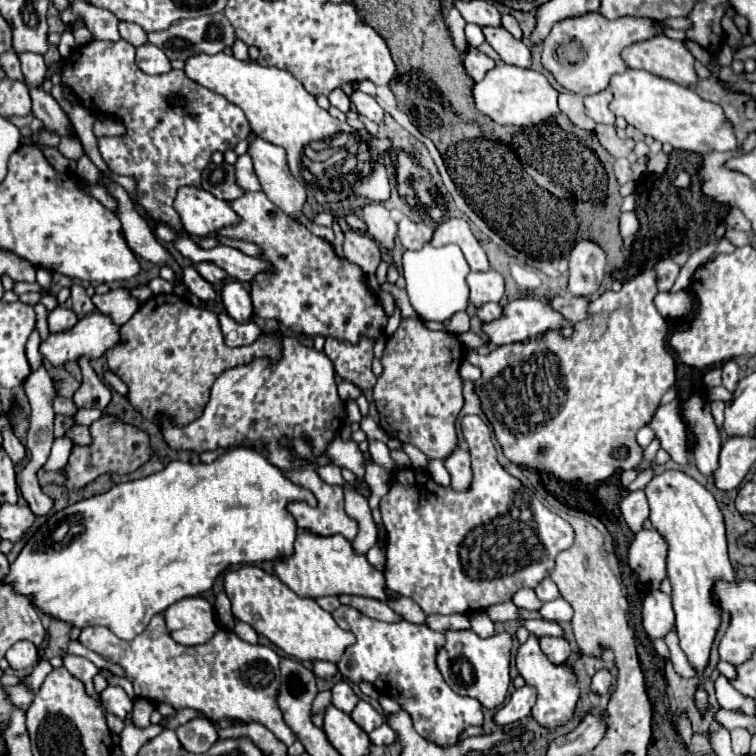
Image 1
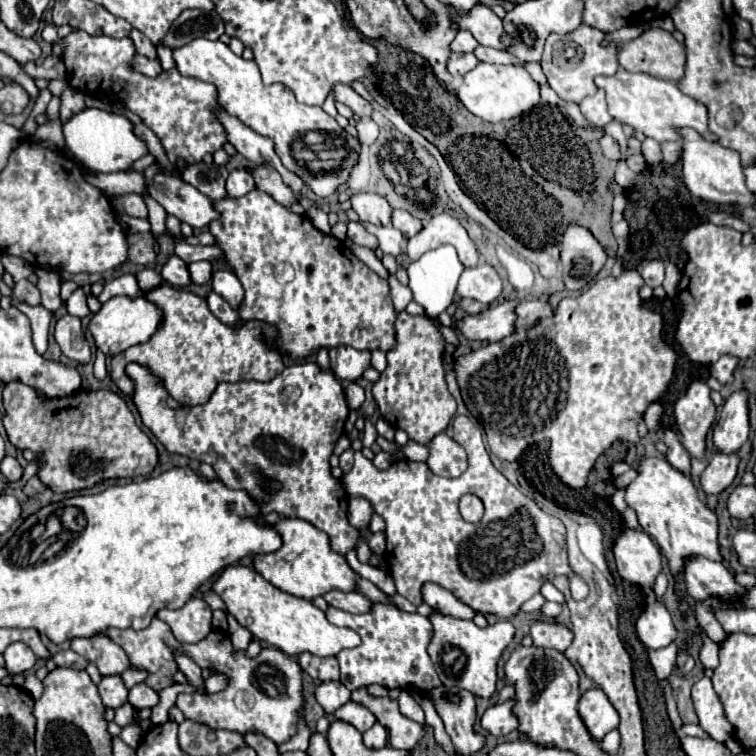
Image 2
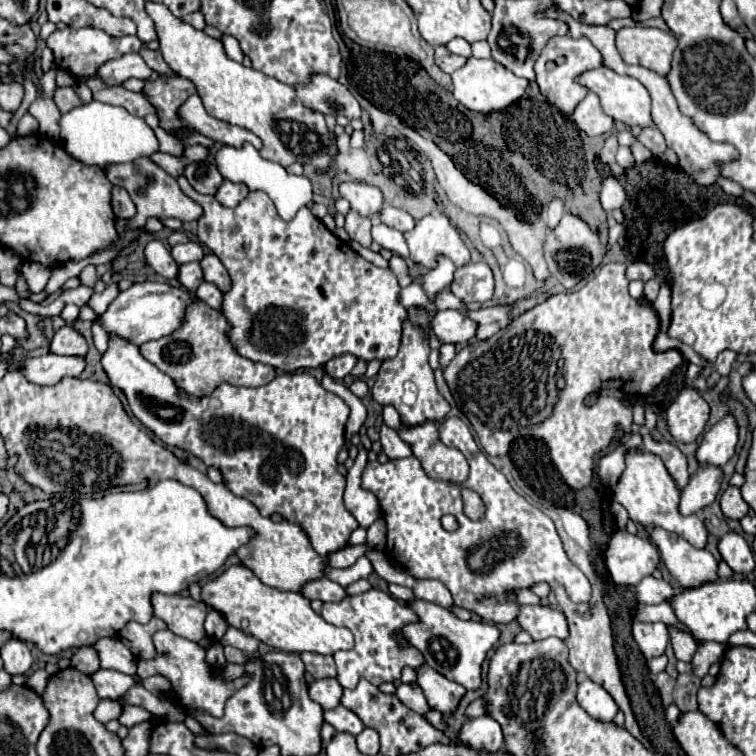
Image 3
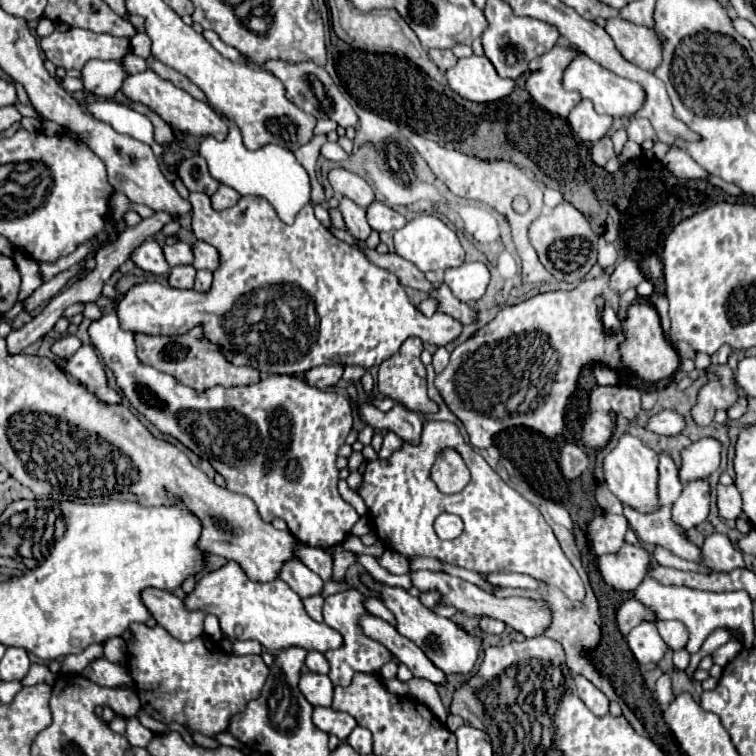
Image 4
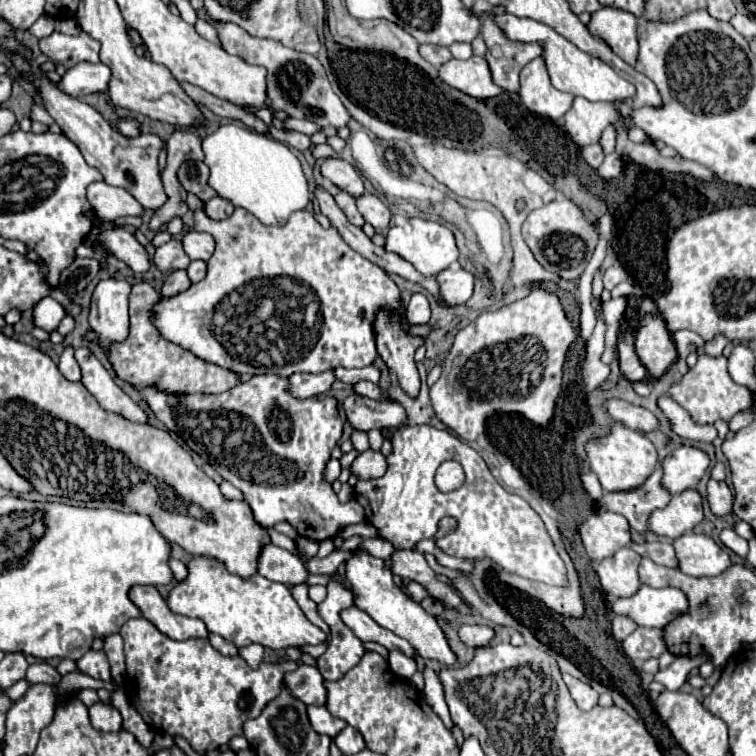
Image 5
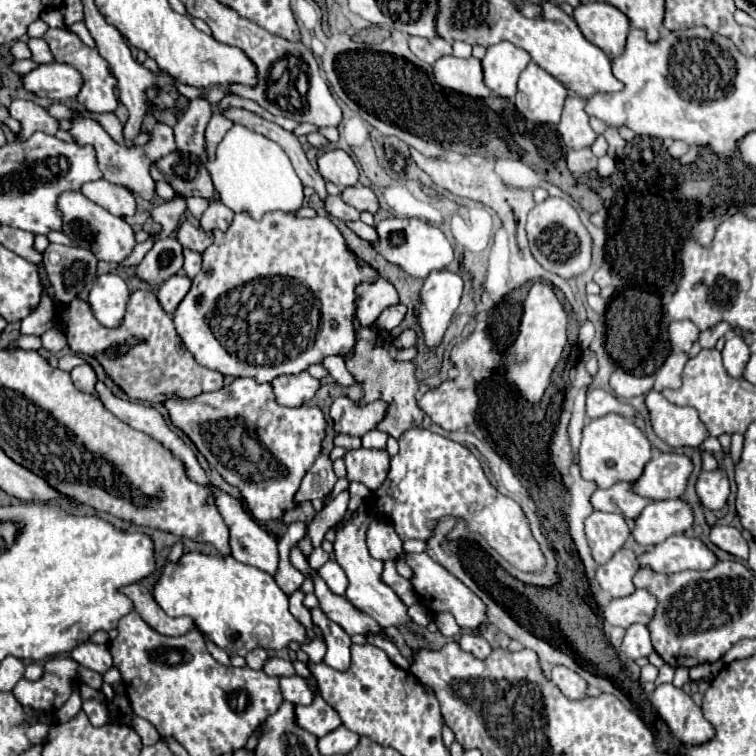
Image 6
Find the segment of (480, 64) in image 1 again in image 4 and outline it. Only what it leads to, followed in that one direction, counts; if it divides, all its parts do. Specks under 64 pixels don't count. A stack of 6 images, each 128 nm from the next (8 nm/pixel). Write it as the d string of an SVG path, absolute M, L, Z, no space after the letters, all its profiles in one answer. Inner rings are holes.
M430 50L428 54L430 54L432 62L434 62L442 72L446 72L448 68L452 68L452 66L456 64L456 56L452 54L452 50Z

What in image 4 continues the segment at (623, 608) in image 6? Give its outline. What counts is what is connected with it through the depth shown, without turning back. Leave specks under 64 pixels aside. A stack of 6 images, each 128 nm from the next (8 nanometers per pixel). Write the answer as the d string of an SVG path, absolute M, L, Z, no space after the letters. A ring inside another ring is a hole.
M646 578L636 590L634 598L642 602L648 610L654 612L656 620L680 620L686 624L689 633L685 646L690 654L696 654L702 646L702 642L708 638L708 634L716 628L740 628L743 634L745 648L754 646L754 626L752 626L752 600L746 592L704 592L704 590L692 590L686 586L662 586L654 578Z

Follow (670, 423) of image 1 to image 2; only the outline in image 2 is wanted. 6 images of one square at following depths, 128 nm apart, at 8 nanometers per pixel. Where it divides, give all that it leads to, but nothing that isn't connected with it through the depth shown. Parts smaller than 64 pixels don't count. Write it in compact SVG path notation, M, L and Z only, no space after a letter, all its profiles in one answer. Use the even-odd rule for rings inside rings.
M666 430L664 432L664 442L668 446L666 450L666 460L680 472L684 472L684 476L690 476L690 454L684 450L684 446L678 440L678 434L674 430Z

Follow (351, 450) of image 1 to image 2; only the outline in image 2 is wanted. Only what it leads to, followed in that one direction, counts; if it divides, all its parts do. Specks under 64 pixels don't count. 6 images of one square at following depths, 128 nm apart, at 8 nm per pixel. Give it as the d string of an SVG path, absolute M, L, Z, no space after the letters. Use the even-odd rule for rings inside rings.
M456 416L452 422L452 440L466 448L468 454L468 470L458 478L438 478L430 472L422 462L410 460L394 460L390 468L378 470L372 460L368 460L362 452L354 452L354 470L342 476L342 484L348 496L368 498L374 510L386 522L386 562L390 574L394 578L398 594L408 598L414 606L422 602L420 588L424 582L436 582L442 588L450 590L462 604L470 606L480 614L494 614L498 618L512 618L520 612L520 606L532 598L542 582L554 580L556 576L568 576L572 598L584 600L588 596L588 584L580 576L576 576L568 564L566 556L566 528L564 524L542 512L534 500L524 496L518 488L514 488L490 462L486 445L482 442L482 429L474 418ZM462 494L476 494L484 502L484 516L480 524L466 522L458 512L458 500Z

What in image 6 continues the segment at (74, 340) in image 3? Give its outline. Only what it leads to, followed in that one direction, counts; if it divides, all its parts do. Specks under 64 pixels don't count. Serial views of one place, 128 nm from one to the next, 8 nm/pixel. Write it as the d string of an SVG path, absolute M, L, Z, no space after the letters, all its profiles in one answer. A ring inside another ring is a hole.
M90 364L76 366L76 368L70 372L70 376L72 376L72 382L74 382L76 388L80 388L82 392L88 392L88 394L92 394L92 396L96 396L96 386L94 386L96 374L94 374L94 370L92 370Z

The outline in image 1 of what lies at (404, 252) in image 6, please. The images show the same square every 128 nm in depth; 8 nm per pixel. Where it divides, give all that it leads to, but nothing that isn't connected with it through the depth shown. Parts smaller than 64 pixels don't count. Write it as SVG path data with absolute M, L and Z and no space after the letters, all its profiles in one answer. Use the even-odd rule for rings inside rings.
M446 218L442 220L436 230L434 236L430 240L432 246L444 246L444 244L458 244L460 250L464 252L470 268L474 272L484 272L490 268L488 258L480 246L480 242L474 238L474 234L470 232L470 226L466 220L462 218Z

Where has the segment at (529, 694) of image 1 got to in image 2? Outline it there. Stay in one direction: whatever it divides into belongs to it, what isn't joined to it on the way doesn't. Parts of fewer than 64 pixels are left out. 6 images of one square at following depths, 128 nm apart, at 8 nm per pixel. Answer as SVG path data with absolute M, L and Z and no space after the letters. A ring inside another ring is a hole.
M508 700L504 704L498 704L498 706L490 706L484 714L482 714L482 728L486 732L490 732L494 738L500 738L500 736L508 736L516 726L518 726L518 720L512 716L512 704L514 700Z

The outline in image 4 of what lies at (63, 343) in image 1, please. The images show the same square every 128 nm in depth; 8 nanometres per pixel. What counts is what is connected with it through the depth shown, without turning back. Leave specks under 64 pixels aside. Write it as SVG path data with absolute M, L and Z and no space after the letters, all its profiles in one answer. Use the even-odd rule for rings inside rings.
M192 192L190 194L190 204L192 204L192 230L196 234L198 240L204 240L204 242L210 242L218 252L220 252L220 266L216 268L214 272L214 282L212 282L212 288L208 292L196 292L196 290L178 290L178 288L170 288L170 286L164 286L160 282L144 282L144 284L138 284L134 286L132 290L128 290L124 294L124 300L118 304L118 318L120 318L120 324L124 330L130 330L130 332L144 332L144 334L160 334L160 336L180 336L184 332L190 332L192 328L200 326L202 332L204 332L204 338L210 340L212 344L216 344L220 348L220 352L226 356L228 362L236 364L236 366L250 366L250 368L256 368L262 376L268 376L268 374L302 374L310 368L318 368L318 366L324 366L324 364L342 364L342 366L362 366L362 368L372 368L372 366L378 366L382 360L386 360L388 356L392 356L400 344L408 338L420 338L422 342L428 342L428 344L434 344L434 346L444 346L448 342L452 342L454 338L460 336L462 332L462 324L458 320L454 320L452 316L448 314L442 314L442 312L436 312L432 318L426 318L422 316L416 306L410 304L406 292L404 292L404 286L398 282L398 278L384 270L384 268L378 268L374 264L370 264L366 260L366 256L334 238L314 216L312 212L312 206L306 204L292 226L286 226L278 216L276 212L272 210L272 206L262 200L262 198L252 198L252 196L246 196L246 198L240 198L236 206L228 208L228 210L222 210L222 212L216 212L212 206L210 206L210 198L206 194L198 194L198 192Z

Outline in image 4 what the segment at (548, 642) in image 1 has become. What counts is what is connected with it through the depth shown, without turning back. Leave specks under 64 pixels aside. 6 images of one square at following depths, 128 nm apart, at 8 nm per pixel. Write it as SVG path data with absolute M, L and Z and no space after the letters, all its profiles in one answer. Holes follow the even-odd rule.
M418 570L412 574L412 584L420 590L420 592L430 592L436 590L440 594L438 604L444 606L454 606L458 612L466 614L466 616L488 616L494 620L502 620L504 624L512 626L514 630L522 632L526 638L534 638L540 636L546 626L550 624L550 612L546 610L542 600L532 600L532 598L496 598L494 594L478 588L476 584L470 584L462 578L454 578L446 572L432 572L432 570Z

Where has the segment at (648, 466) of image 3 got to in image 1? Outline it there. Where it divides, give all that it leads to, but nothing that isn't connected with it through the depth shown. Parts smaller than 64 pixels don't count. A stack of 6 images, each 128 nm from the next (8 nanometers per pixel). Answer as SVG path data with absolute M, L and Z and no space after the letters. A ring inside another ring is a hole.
M664 470L644 488L650 504L652 528L664 536L668 544L668 578L672 582L672 606L676 612L676 632L682 652L688 656L696 672L708 664L710 646L720 624L720 610L710 590L718 578L734 580L734 570L726 552L726 532L722 512L714 496L694 478L680 470Z

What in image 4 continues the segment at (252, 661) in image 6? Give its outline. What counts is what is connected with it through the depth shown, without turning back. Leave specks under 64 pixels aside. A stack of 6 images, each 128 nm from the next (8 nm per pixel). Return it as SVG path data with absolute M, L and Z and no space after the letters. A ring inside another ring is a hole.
M234 640L232 650L234 650L234 654L238 654L238 656L248 656L248 654L260 654L262 646L260 646L258 642L254 642L254 640L246 640L246 642Z

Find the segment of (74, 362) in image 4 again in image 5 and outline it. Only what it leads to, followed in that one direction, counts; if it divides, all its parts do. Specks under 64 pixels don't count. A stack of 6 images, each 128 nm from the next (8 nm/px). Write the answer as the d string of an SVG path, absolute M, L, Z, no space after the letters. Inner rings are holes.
M88 348L76 350L76 362L82 368L82 384L106 412L114 412L136 424L148 424L148 414L114 384L106 368Z

